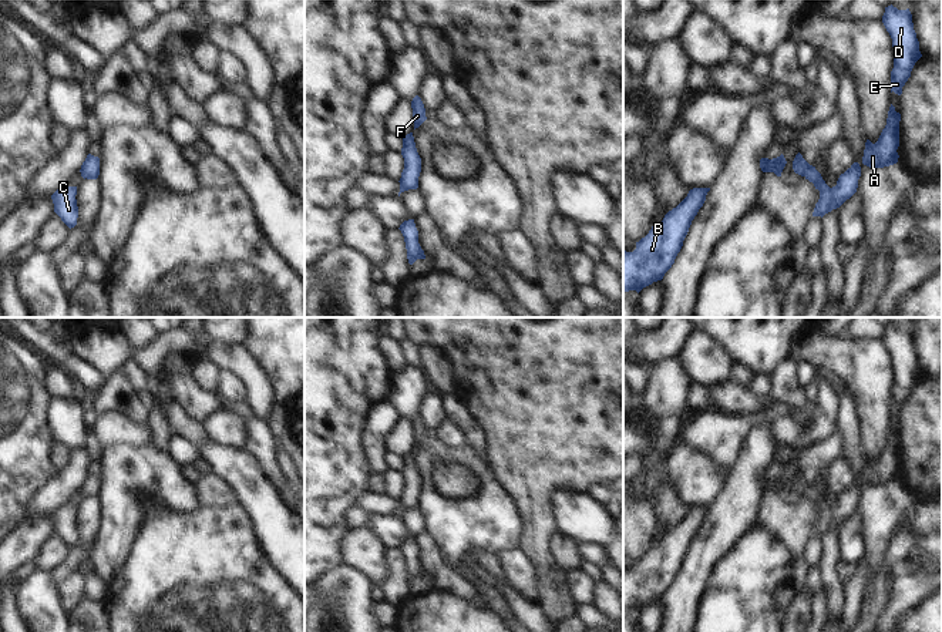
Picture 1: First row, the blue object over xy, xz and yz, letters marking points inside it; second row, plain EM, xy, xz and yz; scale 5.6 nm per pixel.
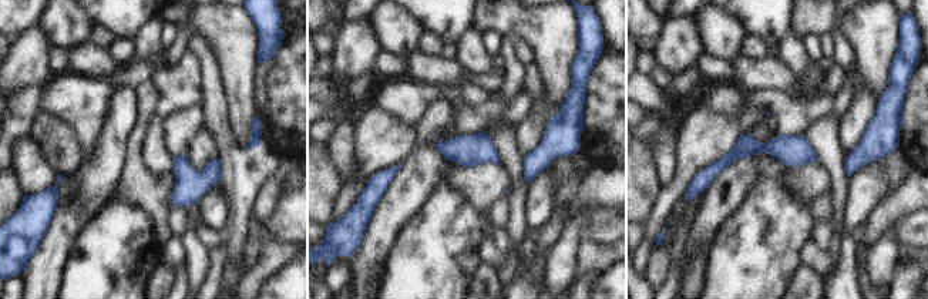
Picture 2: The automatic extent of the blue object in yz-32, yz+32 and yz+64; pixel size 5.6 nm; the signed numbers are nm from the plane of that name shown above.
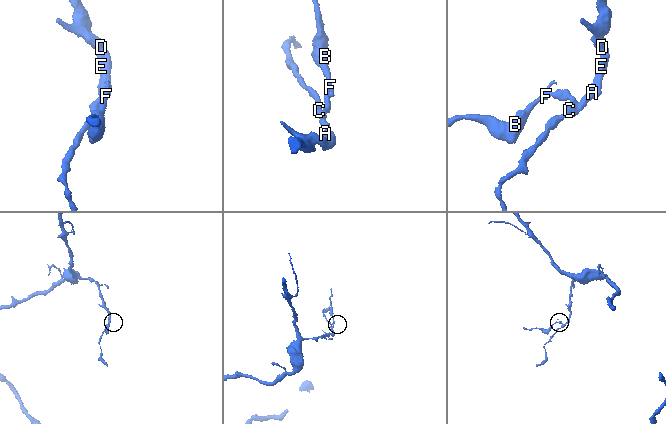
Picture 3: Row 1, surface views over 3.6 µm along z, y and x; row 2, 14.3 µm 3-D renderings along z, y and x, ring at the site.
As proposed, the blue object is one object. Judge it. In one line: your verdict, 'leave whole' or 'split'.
leave whole

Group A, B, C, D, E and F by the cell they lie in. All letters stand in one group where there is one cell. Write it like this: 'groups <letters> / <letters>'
groups A B C D E F

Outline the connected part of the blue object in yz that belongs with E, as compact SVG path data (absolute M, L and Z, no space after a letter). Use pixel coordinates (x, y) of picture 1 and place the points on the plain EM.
M892 323L885 326L882 342L892 357L894 387L891 390L891 411L901 414L902 406L911 396L915 381L922 376L919 360L914 349L909 327L898 329Z

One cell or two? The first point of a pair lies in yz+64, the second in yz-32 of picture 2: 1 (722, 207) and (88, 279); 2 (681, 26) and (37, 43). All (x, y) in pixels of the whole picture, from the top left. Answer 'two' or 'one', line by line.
1: two
2: one

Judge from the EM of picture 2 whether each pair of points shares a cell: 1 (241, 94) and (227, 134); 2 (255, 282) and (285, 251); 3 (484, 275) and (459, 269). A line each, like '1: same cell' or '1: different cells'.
1: different cells
2: same cell
3: different cells

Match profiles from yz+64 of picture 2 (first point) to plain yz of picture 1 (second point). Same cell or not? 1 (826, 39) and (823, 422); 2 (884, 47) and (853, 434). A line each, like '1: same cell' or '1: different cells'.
1: same cell
2: different cells

